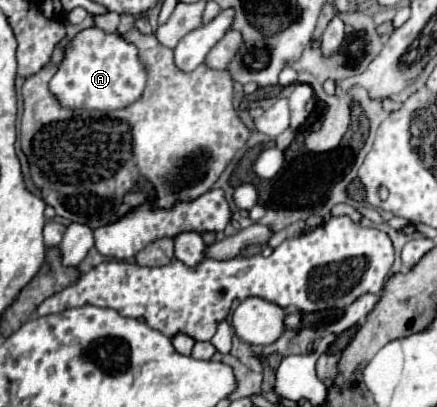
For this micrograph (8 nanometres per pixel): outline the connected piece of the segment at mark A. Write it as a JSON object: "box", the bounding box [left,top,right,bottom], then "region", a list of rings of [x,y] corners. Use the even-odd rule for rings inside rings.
{"box":[48,26,146,112],"region":[[[90,26],[64,44],[64,56],[48,88],[62,108],[112,112],[136,102],[146,88],[146,78],[146,66],[132,42],[118,32],[104,32],[98,26]]]}

